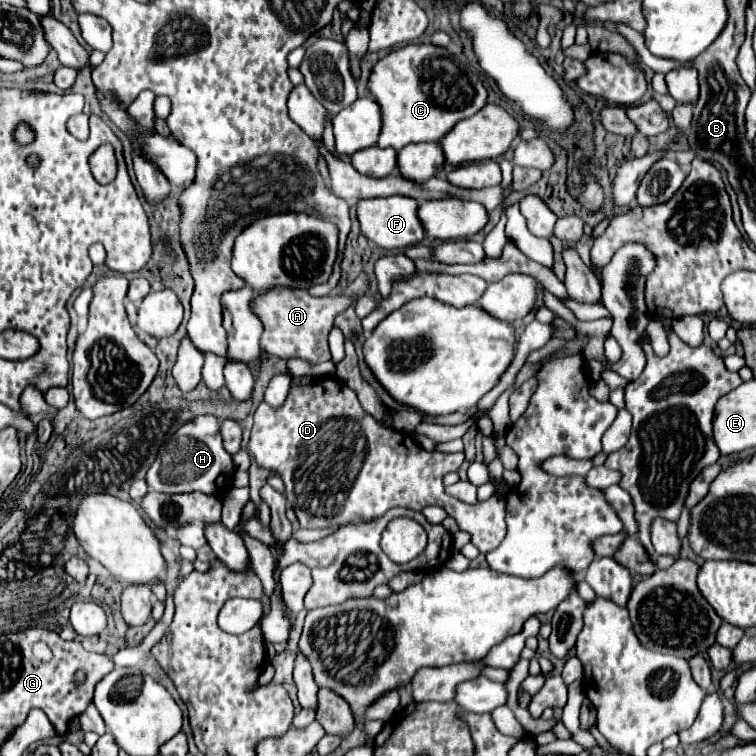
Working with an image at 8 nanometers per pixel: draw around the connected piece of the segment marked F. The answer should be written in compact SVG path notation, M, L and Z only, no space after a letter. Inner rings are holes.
M383 197L383 199L361 199L357 203L357 217L361 223L361 231L367 239L375 241L383 249L399 249L417 245L425 239L425 229L417 217L419 203L411 197Z

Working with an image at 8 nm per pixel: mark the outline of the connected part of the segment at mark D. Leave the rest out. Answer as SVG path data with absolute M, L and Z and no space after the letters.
M325 377L311 385L303 385L301 391L289 391L281 407L271 407L265 401L255 411L255 425L247 451L255 457L259 467L271 469L281 475L285 483L287 501L293 507L301 527L327 527L335 523L349 523L355 519L383 517L393 507L407 507L421 511L427 505L439 505L451 515L461 531L471 533L471 541L481 553L493 551L505 537L505 499L491 495L489 501L477 501L475 505L463 503L443 489L443 475L457 471L463 461L463 453L439 453L425 451L415 445L411 433L399 433L389 425L381 425L367 411L363 411L355 391L343 381L337 385L337 377Z

